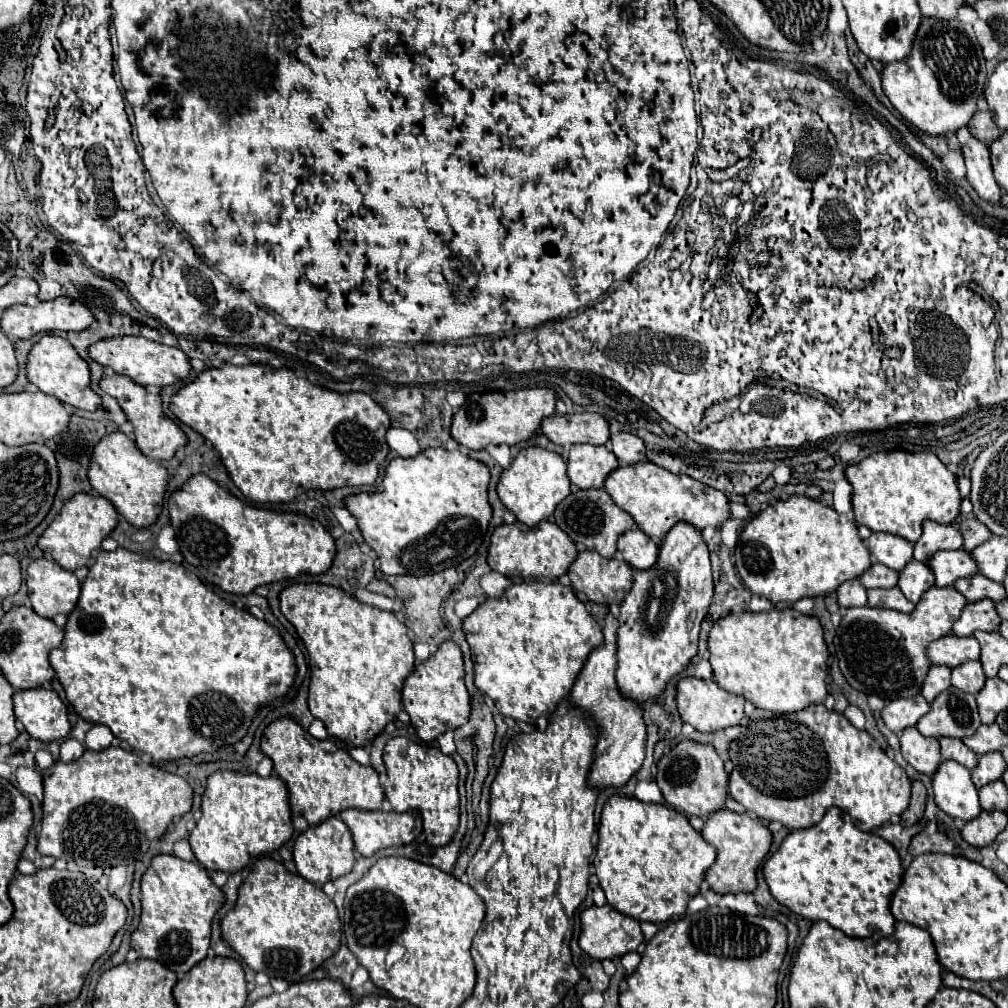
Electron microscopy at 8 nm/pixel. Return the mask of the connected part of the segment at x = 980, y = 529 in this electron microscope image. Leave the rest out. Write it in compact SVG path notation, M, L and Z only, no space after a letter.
M966 518L966 520L962 520L962 522L960 522L960 534L962 534L962 538L964 538L964 550L966 550L966 552L974 550L976 546L980 546L984 540L988 540L988 538L992 536L990 530L988 530L982 522L978 522L976 518Z

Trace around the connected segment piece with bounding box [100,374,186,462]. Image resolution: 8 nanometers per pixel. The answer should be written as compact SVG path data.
M102 376L100 378L100 388L110 394L112 398L118 400L120 408L124 410L128 422L134 426L134 436L136 436L136 446L138 450L150 458L150 460L170 460L174 458L174 452L178 446L186 444L186 434L164 414L162 410L162 400L160 394L156 392L148 392L142 386L136 386L130 378L126 376Z

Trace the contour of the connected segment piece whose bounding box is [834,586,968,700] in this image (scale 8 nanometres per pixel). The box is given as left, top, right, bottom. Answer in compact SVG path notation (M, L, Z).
M932 586L922 594L920 602L910 614L870 606L848 608L834 636L840 672L854 690L864 694L876 694L884 700L912 698L920 694L920 686L930 668L930 660L926 658L926 646L932 640L950 634L954 620L958 620L966 604L966 598L952 586Z

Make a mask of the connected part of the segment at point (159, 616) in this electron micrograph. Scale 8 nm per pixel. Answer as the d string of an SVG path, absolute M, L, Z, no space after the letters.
M116 548L114 552L98 552L94 564L88 568L86 580L82 582L82 592L80 592L78 604L70 612L68 622L64 626L64 640L62 640L60 648L54 648L50 652L48 660L58 676L60 684L66 692L66 700L72 704L72 708L84 720L88 720L92 724L108 726L118 740L128 742L134 750L150 754L154 762L178 760L178 758L186 758L186 756L190 758L190 756L196 756L202 752L216 752L222 746L230 746L230 744L242 740L252 724L256 710L262 704L268 704L274 698L284 696L292 688L294 678L296 678L294 656L288 650L288 646L284 644L282 636L268 622L254 618L246 610L238 610L234 606L230 606L214 590L204 586L196 574L186 572L184 566L174 564L174 562L162 562L156 558L146 558L142 554L136 554L136 552L130 552L124 548Z

